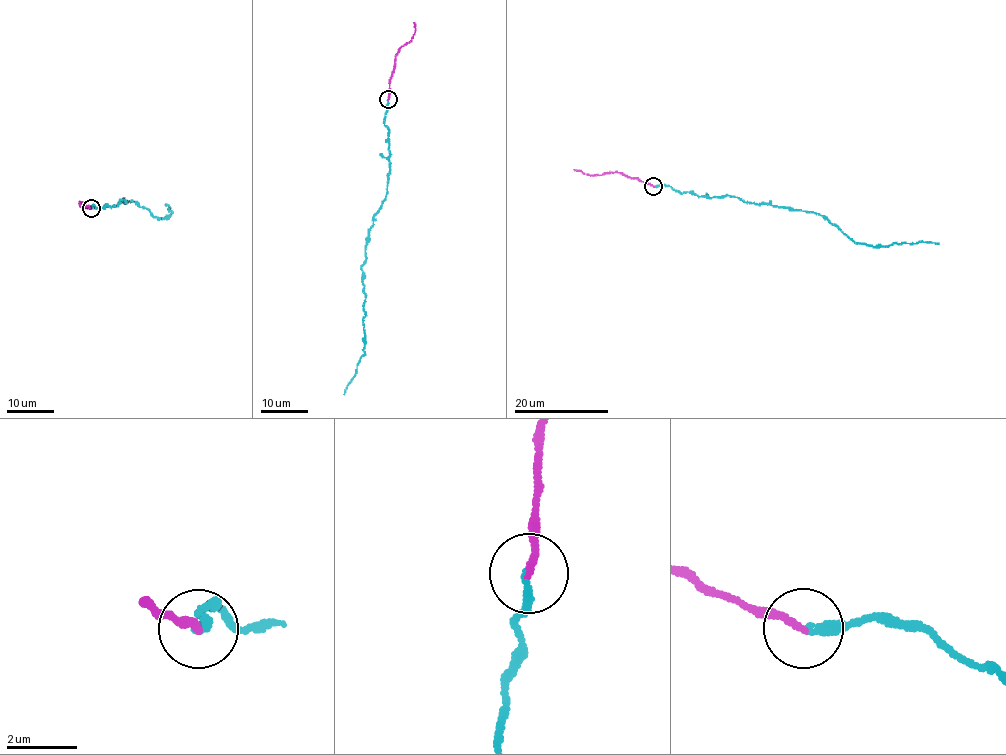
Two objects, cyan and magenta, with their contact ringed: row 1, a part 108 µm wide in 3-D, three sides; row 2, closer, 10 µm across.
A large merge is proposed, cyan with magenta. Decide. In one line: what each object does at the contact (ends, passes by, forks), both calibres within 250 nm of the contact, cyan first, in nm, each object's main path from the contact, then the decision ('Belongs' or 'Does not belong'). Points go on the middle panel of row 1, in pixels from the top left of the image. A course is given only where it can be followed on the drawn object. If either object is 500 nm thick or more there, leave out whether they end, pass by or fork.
At the ring cyan ends. At the ring magenta ends. Thickness 240 nm (cyan) against 200 nm. Course of cyan: (388, 99), (383, 123), (388, 130), (388, 183), (369, 231), (362, 269), (364, 348), (343, 394). Course of magenta: (388, 99), (395, 54), (411, 39), (415, 31), (413, 22). Belongs

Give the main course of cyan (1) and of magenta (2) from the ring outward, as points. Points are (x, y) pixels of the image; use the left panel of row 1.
1: (90, 208), (133, 200), (158, 218), (170, 216), (171, 208), (165, 204)
2: (90, 208), (78, 203), (83, 206)

